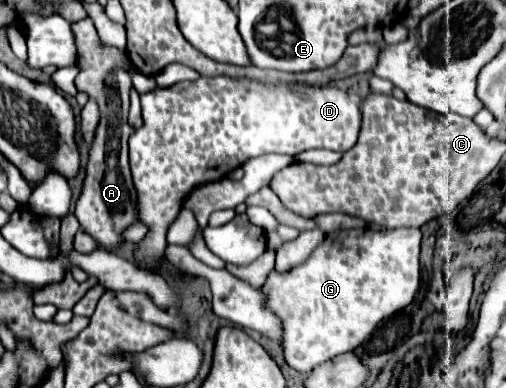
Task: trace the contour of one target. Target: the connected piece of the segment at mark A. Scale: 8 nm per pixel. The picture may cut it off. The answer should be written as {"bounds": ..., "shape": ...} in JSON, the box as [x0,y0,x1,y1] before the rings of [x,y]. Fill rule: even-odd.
{"bounds":[72,18,136,248],"shape":[[[90,18],[72,24],[72,34],[78,50],[78,92],[86,92],[88,98],[100,104],[100,124],[96,128],[94,142],[88,152],[86,176],[82,184],[82,194],[76,200],[74,216],[86,234],[90,234],[100,248],[116,246],[122,242],[122,230],[134,224],[136,218],[136,190],[132,186],[132,174],[128,166],[128,138],[132,136],[132,126],[128,124],[130,108],[130,66],[126,64],[124,52],[112,46],[102,46],[94,22]]]}

